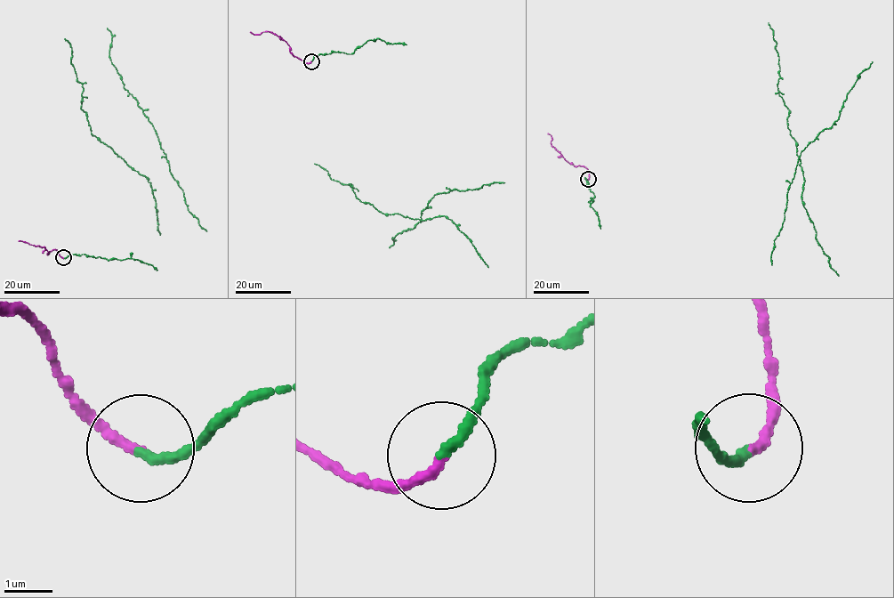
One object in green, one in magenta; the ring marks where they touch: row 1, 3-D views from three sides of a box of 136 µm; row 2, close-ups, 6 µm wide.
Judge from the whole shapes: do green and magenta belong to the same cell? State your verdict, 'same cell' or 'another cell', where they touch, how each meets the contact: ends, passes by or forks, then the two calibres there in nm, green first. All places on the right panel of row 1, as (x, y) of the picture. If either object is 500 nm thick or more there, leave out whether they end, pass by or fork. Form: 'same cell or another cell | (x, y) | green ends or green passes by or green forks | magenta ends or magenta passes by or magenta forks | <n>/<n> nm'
same cell | (588, 179) | green ends | magenta ends | 190/180 nm

